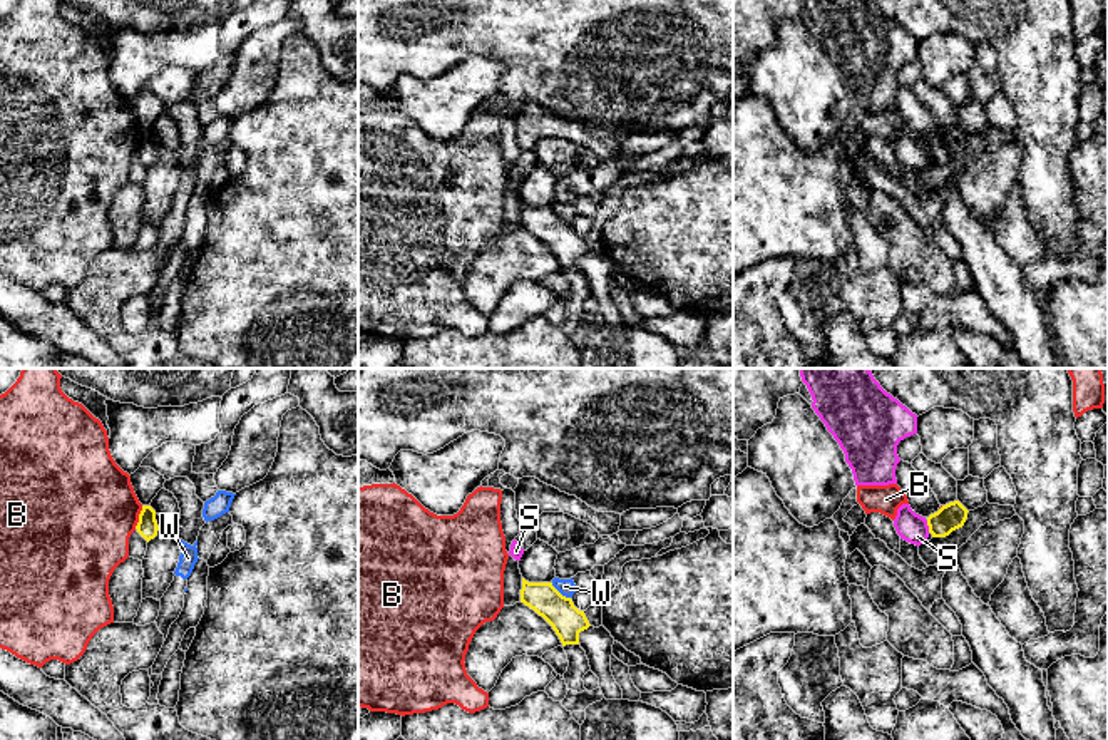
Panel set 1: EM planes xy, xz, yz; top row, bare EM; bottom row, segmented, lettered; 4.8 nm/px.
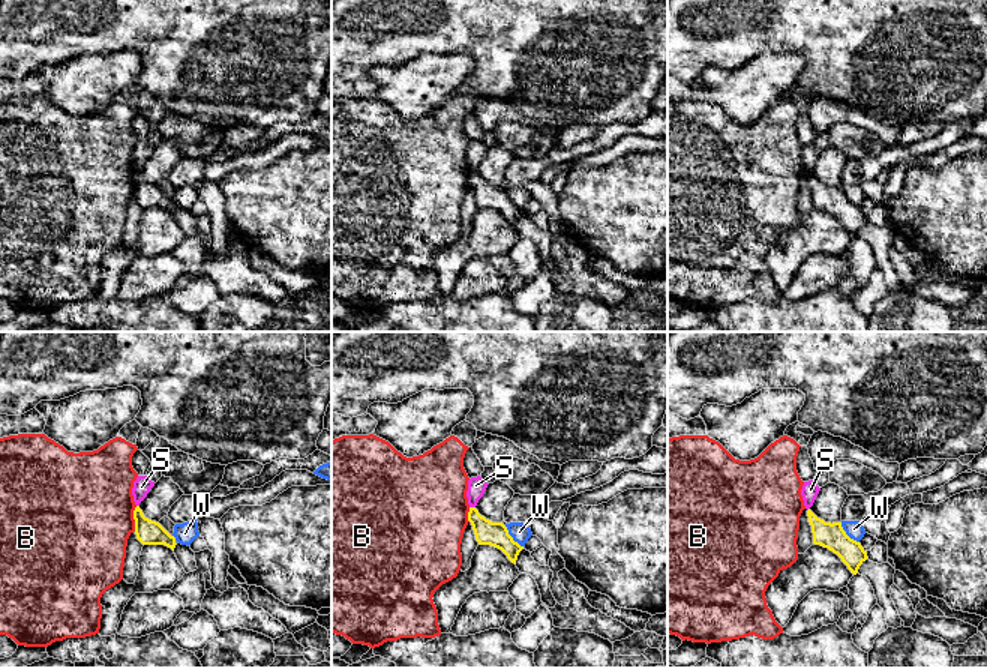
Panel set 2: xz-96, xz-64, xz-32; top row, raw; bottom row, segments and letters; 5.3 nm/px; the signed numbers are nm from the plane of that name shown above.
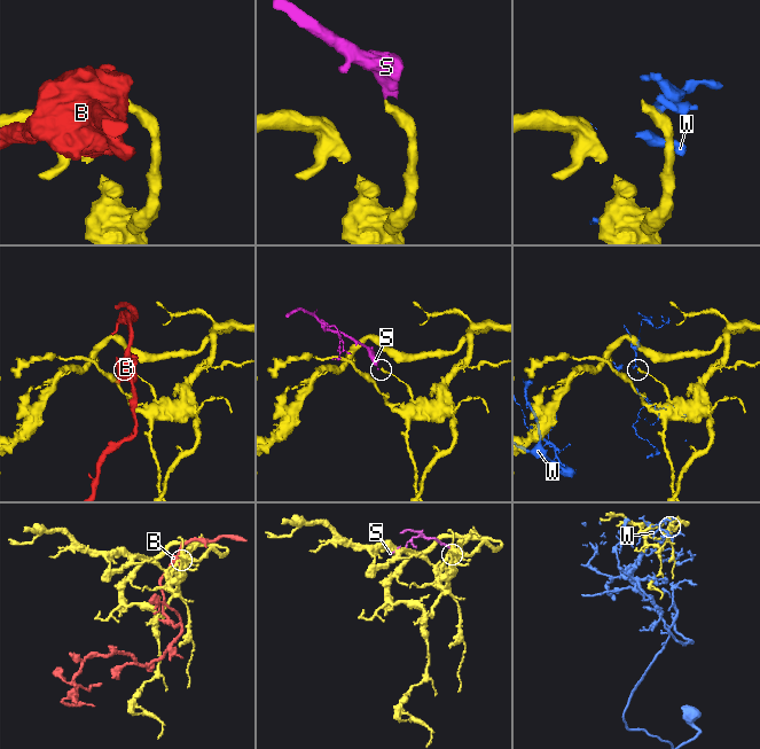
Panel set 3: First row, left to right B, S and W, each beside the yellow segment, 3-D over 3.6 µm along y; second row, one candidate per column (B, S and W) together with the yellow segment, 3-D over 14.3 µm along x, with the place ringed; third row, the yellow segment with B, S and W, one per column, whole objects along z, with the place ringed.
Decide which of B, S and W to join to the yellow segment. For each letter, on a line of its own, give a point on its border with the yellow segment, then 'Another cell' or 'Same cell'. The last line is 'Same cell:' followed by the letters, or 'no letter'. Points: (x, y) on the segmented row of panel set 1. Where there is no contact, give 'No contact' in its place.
B: Touches yellow at xy (139, 518). Another cell
S: Touches yellow at yz (928, 524). Another cell
W: Touches yellow at xz (559, 593). Another cell
Same cell: no letter

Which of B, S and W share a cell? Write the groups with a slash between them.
B / S / W

